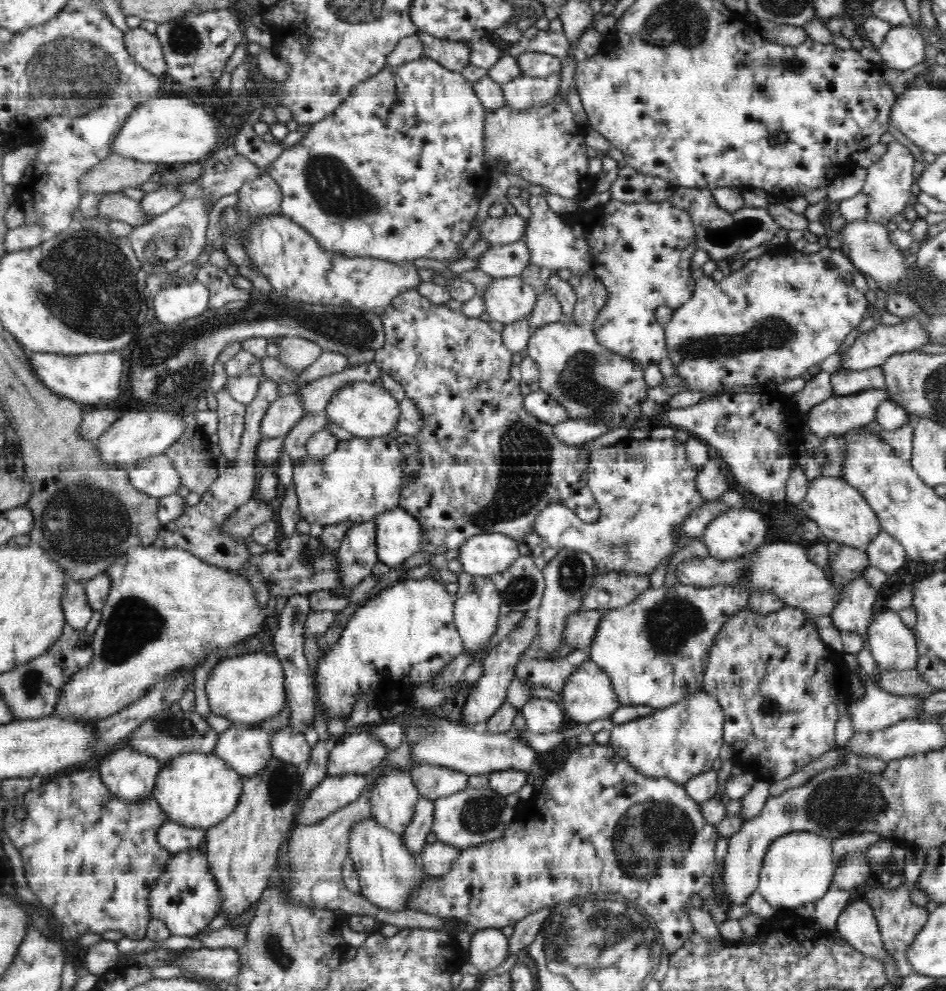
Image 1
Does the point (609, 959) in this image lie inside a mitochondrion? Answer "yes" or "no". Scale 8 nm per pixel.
yes

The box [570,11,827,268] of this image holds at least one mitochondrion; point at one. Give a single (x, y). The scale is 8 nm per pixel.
(790, 66)

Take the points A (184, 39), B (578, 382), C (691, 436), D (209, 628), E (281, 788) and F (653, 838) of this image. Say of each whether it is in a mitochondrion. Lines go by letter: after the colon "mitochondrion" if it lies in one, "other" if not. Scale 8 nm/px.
A: mitochondrion
B: mitochondrion
C: other
D: other
E: mitochondrion
F: mitochondrion

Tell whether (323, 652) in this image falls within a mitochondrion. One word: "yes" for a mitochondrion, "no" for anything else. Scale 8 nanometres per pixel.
no

